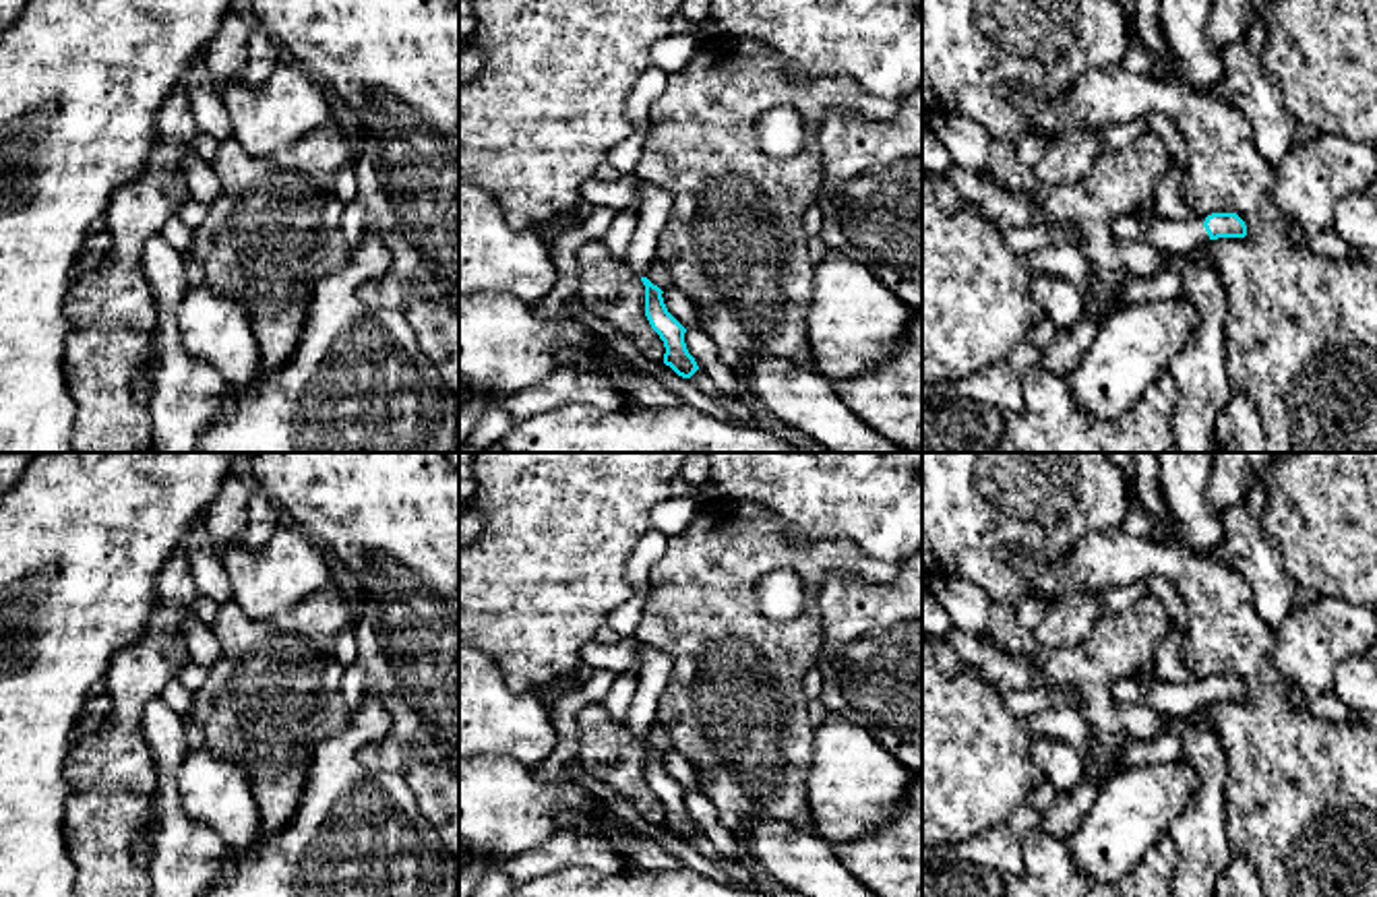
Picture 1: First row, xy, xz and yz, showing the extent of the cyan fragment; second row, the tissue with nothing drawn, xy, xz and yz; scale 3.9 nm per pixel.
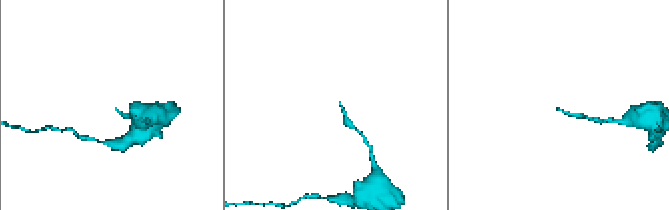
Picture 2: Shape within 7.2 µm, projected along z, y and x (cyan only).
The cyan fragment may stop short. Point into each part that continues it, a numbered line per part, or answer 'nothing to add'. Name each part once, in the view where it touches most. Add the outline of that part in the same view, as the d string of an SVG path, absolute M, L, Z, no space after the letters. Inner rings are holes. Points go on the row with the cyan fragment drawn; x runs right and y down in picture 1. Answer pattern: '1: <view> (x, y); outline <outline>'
1: yz (1167, 236); outline M1121 215L1112 234L1116 242L1143 242L1162 254L1191 254L1193 248L1210 242L1203 221L1205 217L1185 221L1158 217L1152 225L1143 225L1137 215Z

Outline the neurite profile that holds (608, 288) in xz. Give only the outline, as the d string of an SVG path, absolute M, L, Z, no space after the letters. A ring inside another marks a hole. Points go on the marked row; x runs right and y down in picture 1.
M589 240L577 250L577 273L583 308L631 339L643 358L664 362L664 341L645 316L641 277L616 260L602 240Z

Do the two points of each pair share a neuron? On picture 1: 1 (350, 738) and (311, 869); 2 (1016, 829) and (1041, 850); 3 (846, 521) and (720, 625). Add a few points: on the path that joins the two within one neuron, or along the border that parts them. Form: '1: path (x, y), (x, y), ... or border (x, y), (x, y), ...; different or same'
1: path (335, 771), (329, 788), (329, 836); same
2: border (1036, 827), (1022, 842), (1024, 869), (1018, 875); different
3: border (780, 519), (797, 542), (846, 540), (869, 557); different

